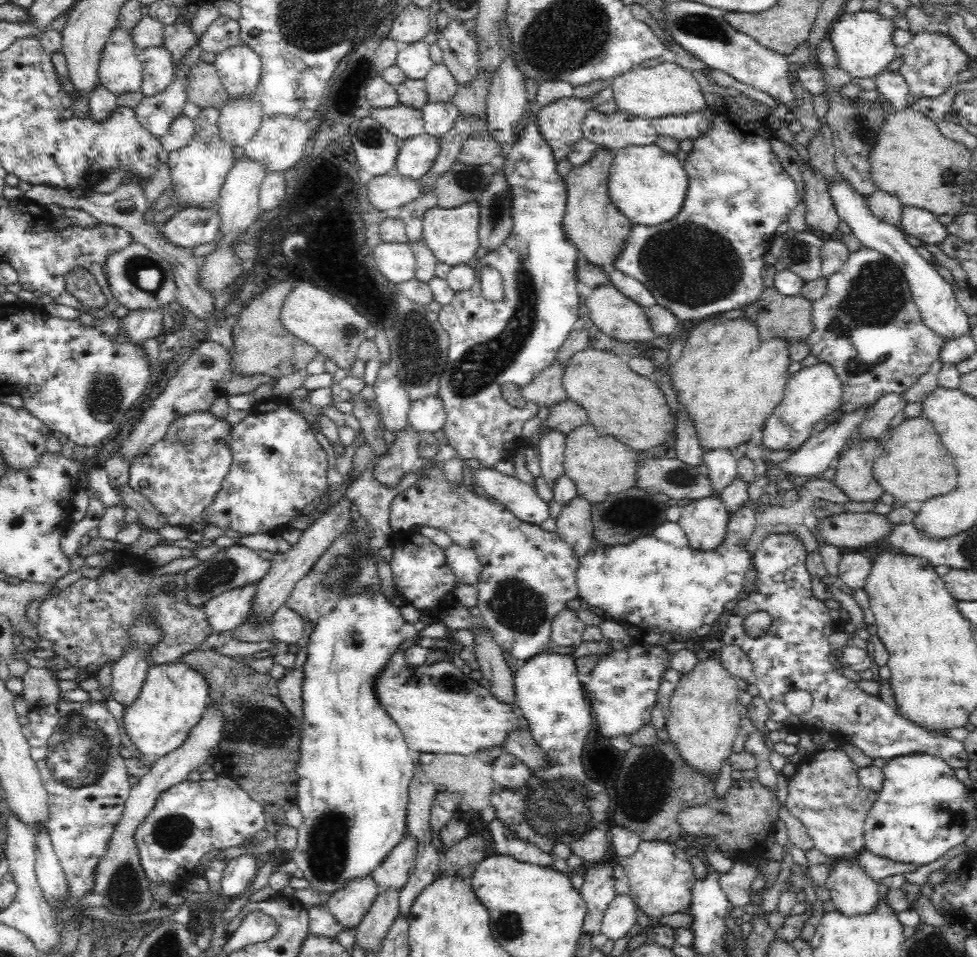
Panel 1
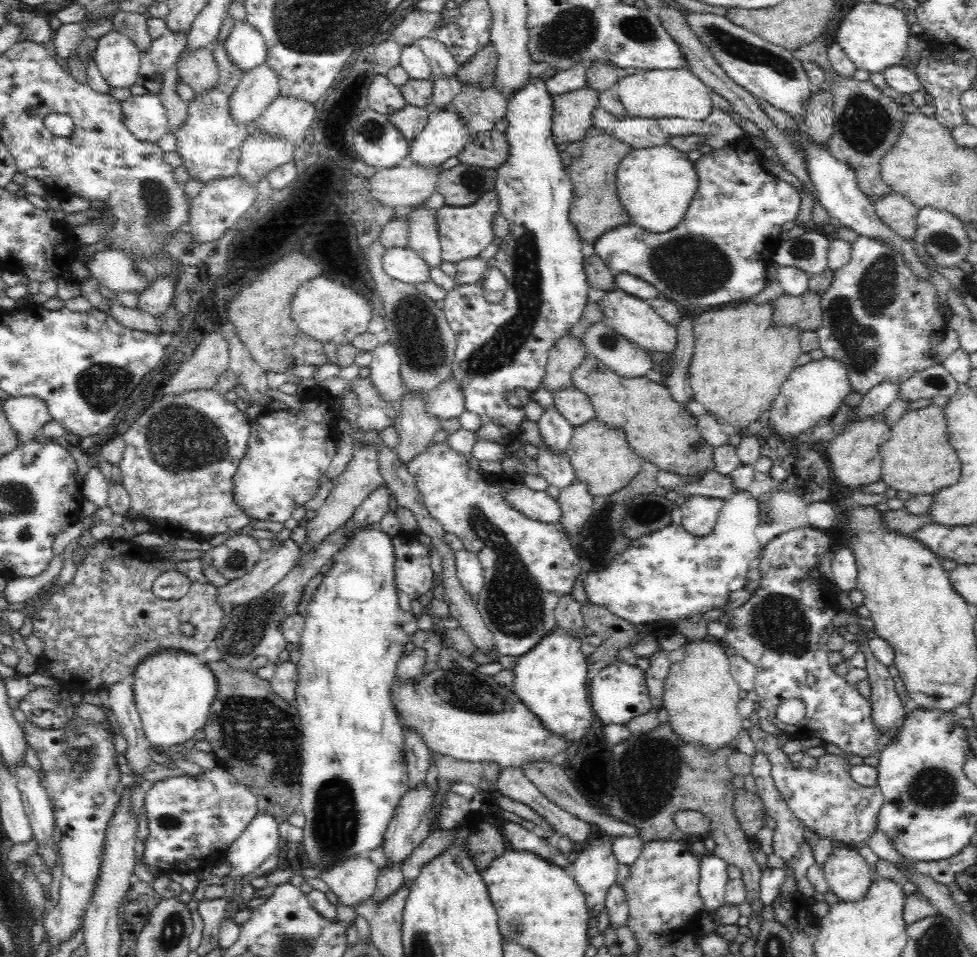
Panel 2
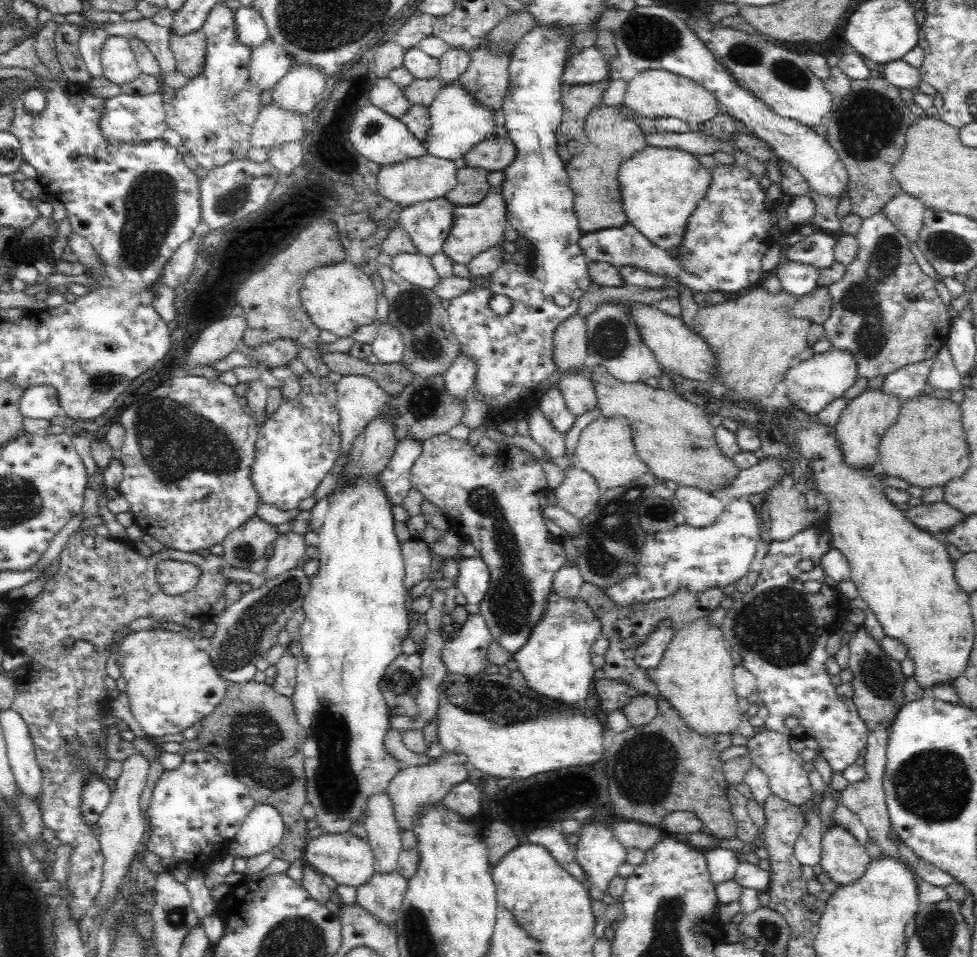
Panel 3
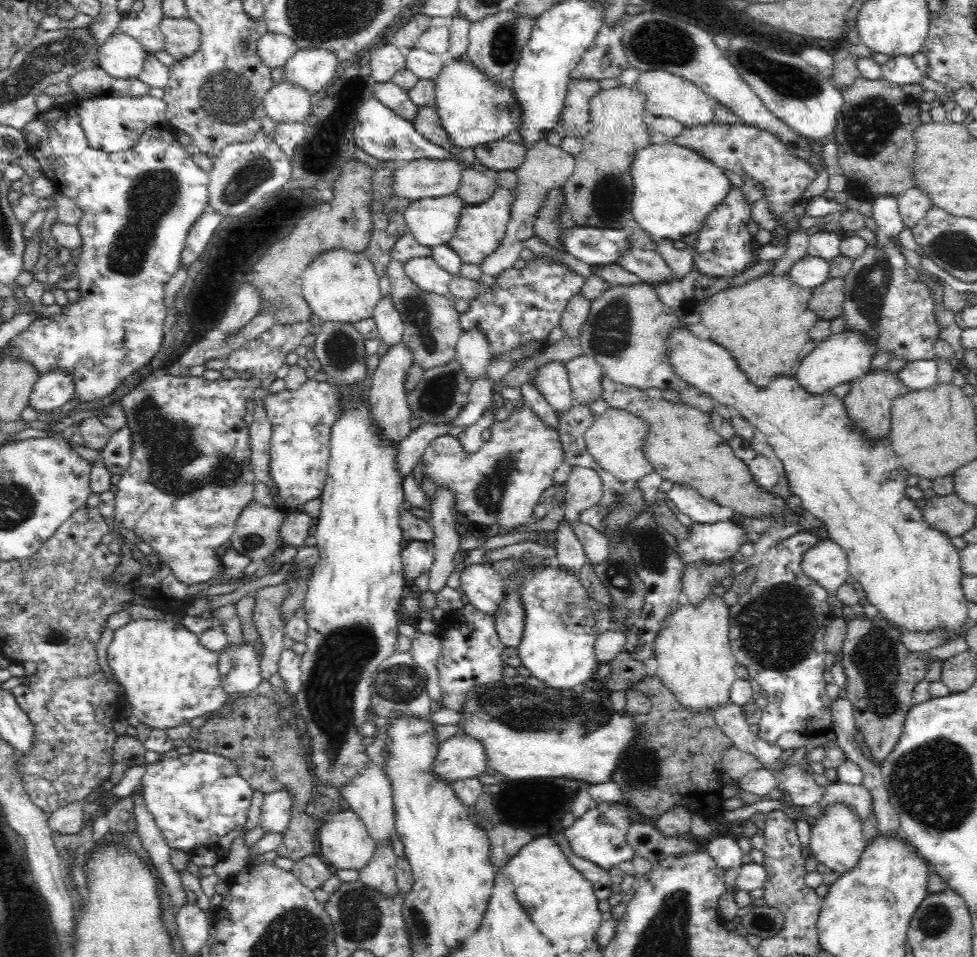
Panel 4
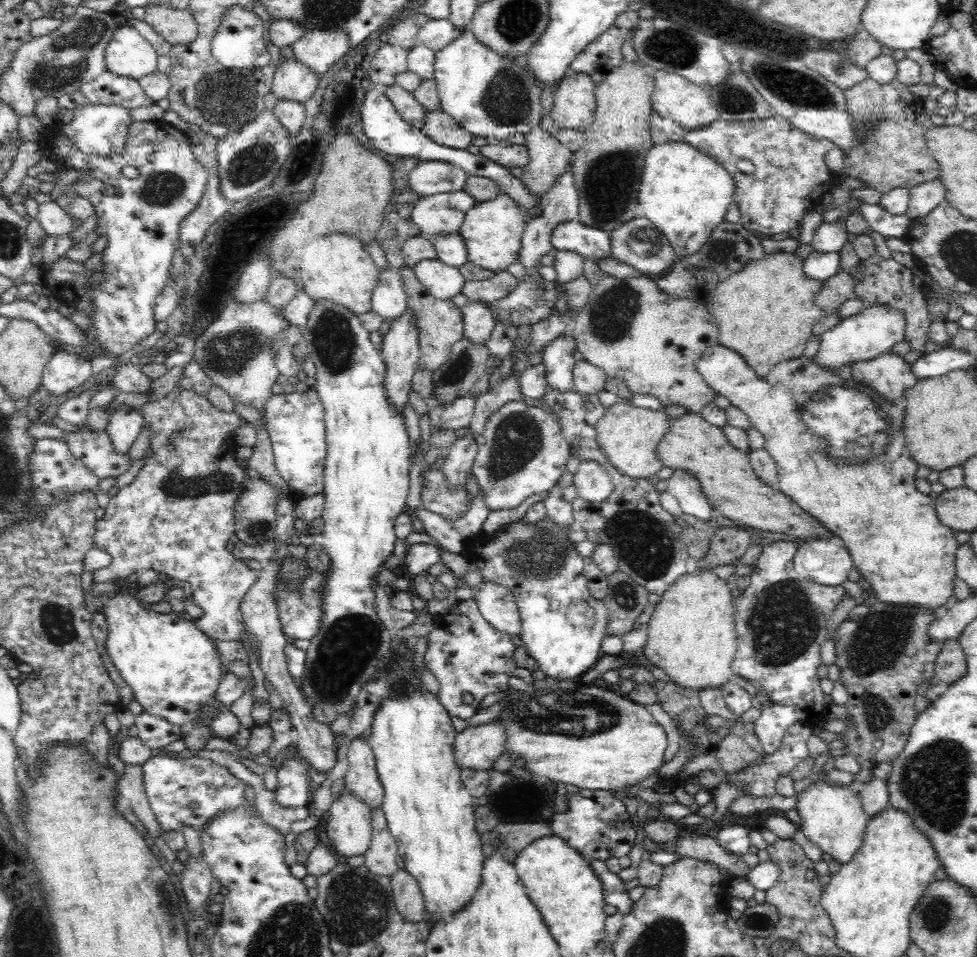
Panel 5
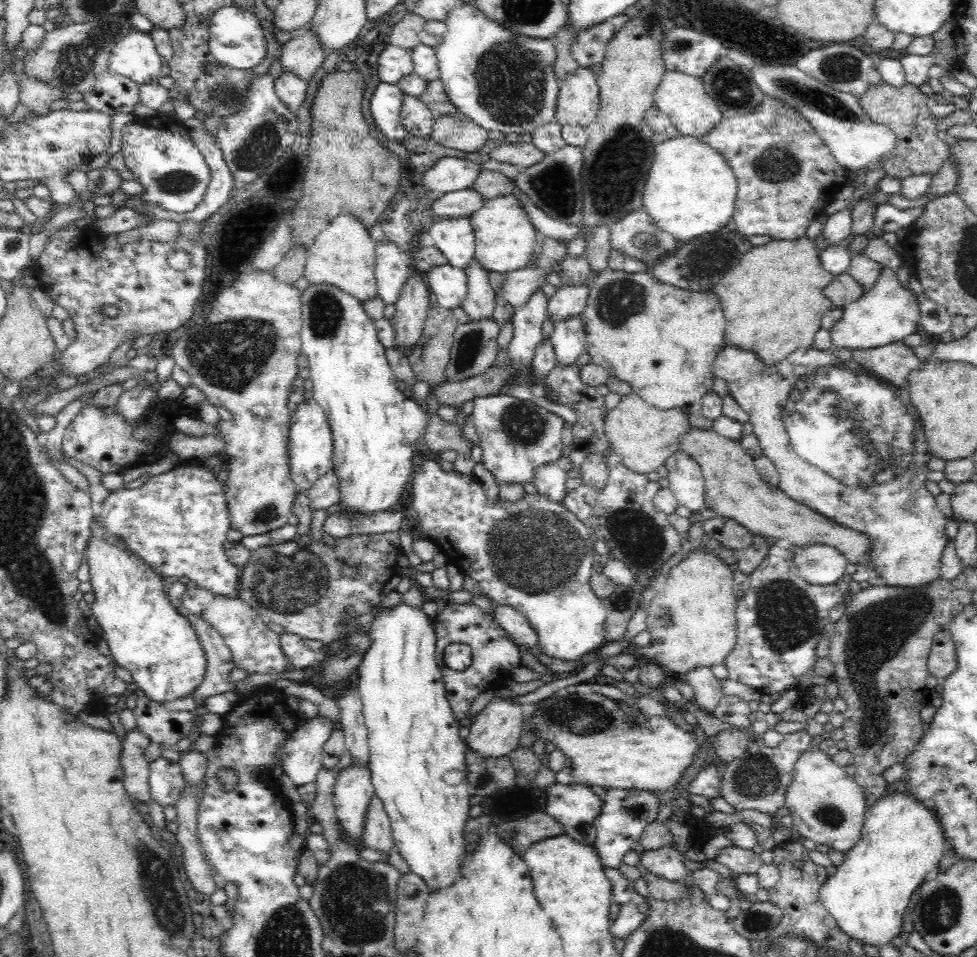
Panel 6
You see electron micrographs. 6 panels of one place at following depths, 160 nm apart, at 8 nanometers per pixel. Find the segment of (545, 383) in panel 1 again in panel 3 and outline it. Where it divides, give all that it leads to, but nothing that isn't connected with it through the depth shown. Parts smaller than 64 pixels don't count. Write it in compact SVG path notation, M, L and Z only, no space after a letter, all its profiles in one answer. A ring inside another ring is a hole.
M577 312L560 322L555 328L553 361L561 373L582 368L588 354L586 316Z

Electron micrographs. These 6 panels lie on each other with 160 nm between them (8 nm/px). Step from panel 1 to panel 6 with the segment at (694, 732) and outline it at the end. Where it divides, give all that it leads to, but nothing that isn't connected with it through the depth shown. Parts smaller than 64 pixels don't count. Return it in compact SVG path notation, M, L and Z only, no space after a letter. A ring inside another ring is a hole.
M694 548L670 569L666 580L661 582L654 600L647 611L647 630L652 642L639 649L639 657L645 663L655 663L662 669L686 674L700 667L723 664L724 658L733 652L737 640L737 598L733 595L733 572L729 565L707 548Z

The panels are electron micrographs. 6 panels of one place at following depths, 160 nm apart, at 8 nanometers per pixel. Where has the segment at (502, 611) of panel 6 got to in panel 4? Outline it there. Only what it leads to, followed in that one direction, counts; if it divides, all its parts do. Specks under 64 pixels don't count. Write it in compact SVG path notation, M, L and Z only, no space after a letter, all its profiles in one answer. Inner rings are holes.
M473 564L461 573L464 599L478 611L496 616L504 602L504 579L490 565Z

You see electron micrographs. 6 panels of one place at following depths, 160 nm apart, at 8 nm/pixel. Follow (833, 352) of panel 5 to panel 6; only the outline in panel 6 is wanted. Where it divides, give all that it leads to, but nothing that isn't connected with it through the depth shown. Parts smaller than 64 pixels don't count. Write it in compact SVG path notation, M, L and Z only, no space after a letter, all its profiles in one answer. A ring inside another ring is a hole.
M882 268L874 286L868 292L858 298L856 302L843 306L842 318L830 329L833 349L846 347L852 348L852 350L874 349L878 346L886 346L892 342L902 341L908 334L917 332L917 328L921 324L921 312L912 286L905 287L898 279L896 272L888 268Z

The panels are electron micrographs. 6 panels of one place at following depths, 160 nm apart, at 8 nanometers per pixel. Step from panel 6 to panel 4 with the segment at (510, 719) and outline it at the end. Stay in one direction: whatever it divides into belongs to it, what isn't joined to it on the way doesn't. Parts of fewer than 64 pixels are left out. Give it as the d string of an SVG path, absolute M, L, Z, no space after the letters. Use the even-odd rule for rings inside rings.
M455 735L440 745L432 768L442 781L453 783L484 774L487 759L480 742L469 736Z

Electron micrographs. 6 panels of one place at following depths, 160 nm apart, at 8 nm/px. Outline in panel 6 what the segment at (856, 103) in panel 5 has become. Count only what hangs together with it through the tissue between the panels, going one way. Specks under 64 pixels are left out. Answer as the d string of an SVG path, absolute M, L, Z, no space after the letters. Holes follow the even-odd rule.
M884 83L870 87L859 98L860 106L873 122L885 125L896 134L897 146L880 160L887 175L892 178L903 180L918 174L936 175L950 156L946 138L937 132L939 119L928 110L929 97L910 83L899 87Z

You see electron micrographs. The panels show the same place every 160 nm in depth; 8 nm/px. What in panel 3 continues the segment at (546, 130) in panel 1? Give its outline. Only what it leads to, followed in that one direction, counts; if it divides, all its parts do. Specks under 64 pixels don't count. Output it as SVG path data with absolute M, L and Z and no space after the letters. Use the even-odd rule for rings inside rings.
M608 78L588 84L566 84L561 86L563 118L556 132L558 144L567 144L571 140L584 140L584 126L588 113L603 100L608 88Z

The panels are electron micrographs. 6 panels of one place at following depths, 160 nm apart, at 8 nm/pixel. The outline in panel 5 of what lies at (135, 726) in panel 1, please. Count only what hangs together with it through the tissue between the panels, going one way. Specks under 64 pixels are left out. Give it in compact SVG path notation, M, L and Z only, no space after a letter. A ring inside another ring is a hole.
M127 577L110 580L115 591L108 594L110 599L104 603L102 614L108 624L106 651L124 682L132 688L133 698L140 702L145 713L165 718L180 727L190 725L203 705L217 706L221 713L214 717L210 726L216 730L217 738L230 740L239 732L241 723L233 712L215 702L214 694L224 673L213 642L194 622L177 613L162 614L146 608L146 603L138 601L131 593L132 584Z

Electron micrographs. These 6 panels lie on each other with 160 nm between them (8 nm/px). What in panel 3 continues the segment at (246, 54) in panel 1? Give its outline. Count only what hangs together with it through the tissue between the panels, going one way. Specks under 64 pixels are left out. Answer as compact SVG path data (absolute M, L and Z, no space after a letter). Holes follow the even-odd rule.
M242 5L235 10L235 25L238 40L252 49L269 36L265 20L252 6Z

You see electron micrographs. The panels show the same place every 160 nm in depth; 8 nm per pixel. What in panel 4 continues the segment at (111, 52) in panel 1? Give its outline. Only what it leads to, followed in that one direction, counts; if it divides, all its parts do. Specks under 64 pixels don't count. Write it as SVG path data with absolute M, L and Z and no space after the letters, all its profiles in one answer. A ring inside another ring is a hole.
M114 30L99 48L99 66L116 79L138 78L151 54L133 36Z

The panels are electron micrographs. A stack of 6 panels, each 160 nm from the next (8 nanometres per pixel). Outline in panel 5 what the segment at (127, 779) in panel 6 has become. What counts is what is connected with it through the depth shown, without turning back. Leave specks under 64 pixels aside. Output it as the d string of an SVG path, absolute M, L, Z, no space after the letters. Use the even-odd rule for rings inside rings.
M125 764L117 780L118 794L131 802L131 809L146 827L152 838L162 834L163 829L156 820L145 791L143 768L140 764Z

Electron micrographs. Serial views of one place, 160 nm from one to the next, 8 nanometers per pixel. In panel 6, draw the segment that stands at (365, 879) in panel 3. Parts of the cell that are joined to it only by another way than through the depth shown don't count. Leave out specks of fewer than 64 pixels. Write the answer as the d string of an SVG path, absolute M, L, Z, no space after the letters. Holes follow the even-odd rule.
M352 760L352 764L337 771L333 789L339 825L348 834L348 840L361 840L367 806L375 795L368 762Z

